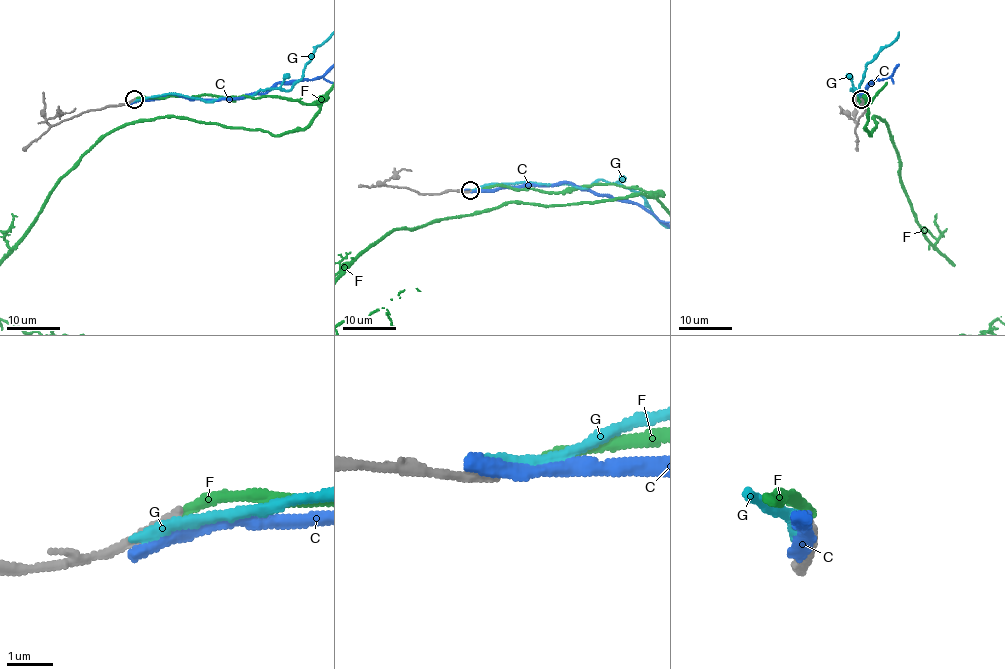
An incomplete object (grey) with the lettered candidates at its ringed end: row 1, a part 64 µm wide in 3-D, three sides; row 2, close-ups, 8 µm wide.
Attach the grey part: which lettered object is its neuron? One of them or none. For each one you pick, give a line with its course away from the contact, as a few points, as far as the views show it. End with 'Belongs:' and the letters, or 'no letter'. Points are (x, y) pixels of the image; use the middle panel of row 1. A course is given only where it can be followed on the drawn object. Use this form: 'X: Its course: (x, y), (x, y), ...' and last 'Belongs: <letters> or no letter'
Belongs: no letter

